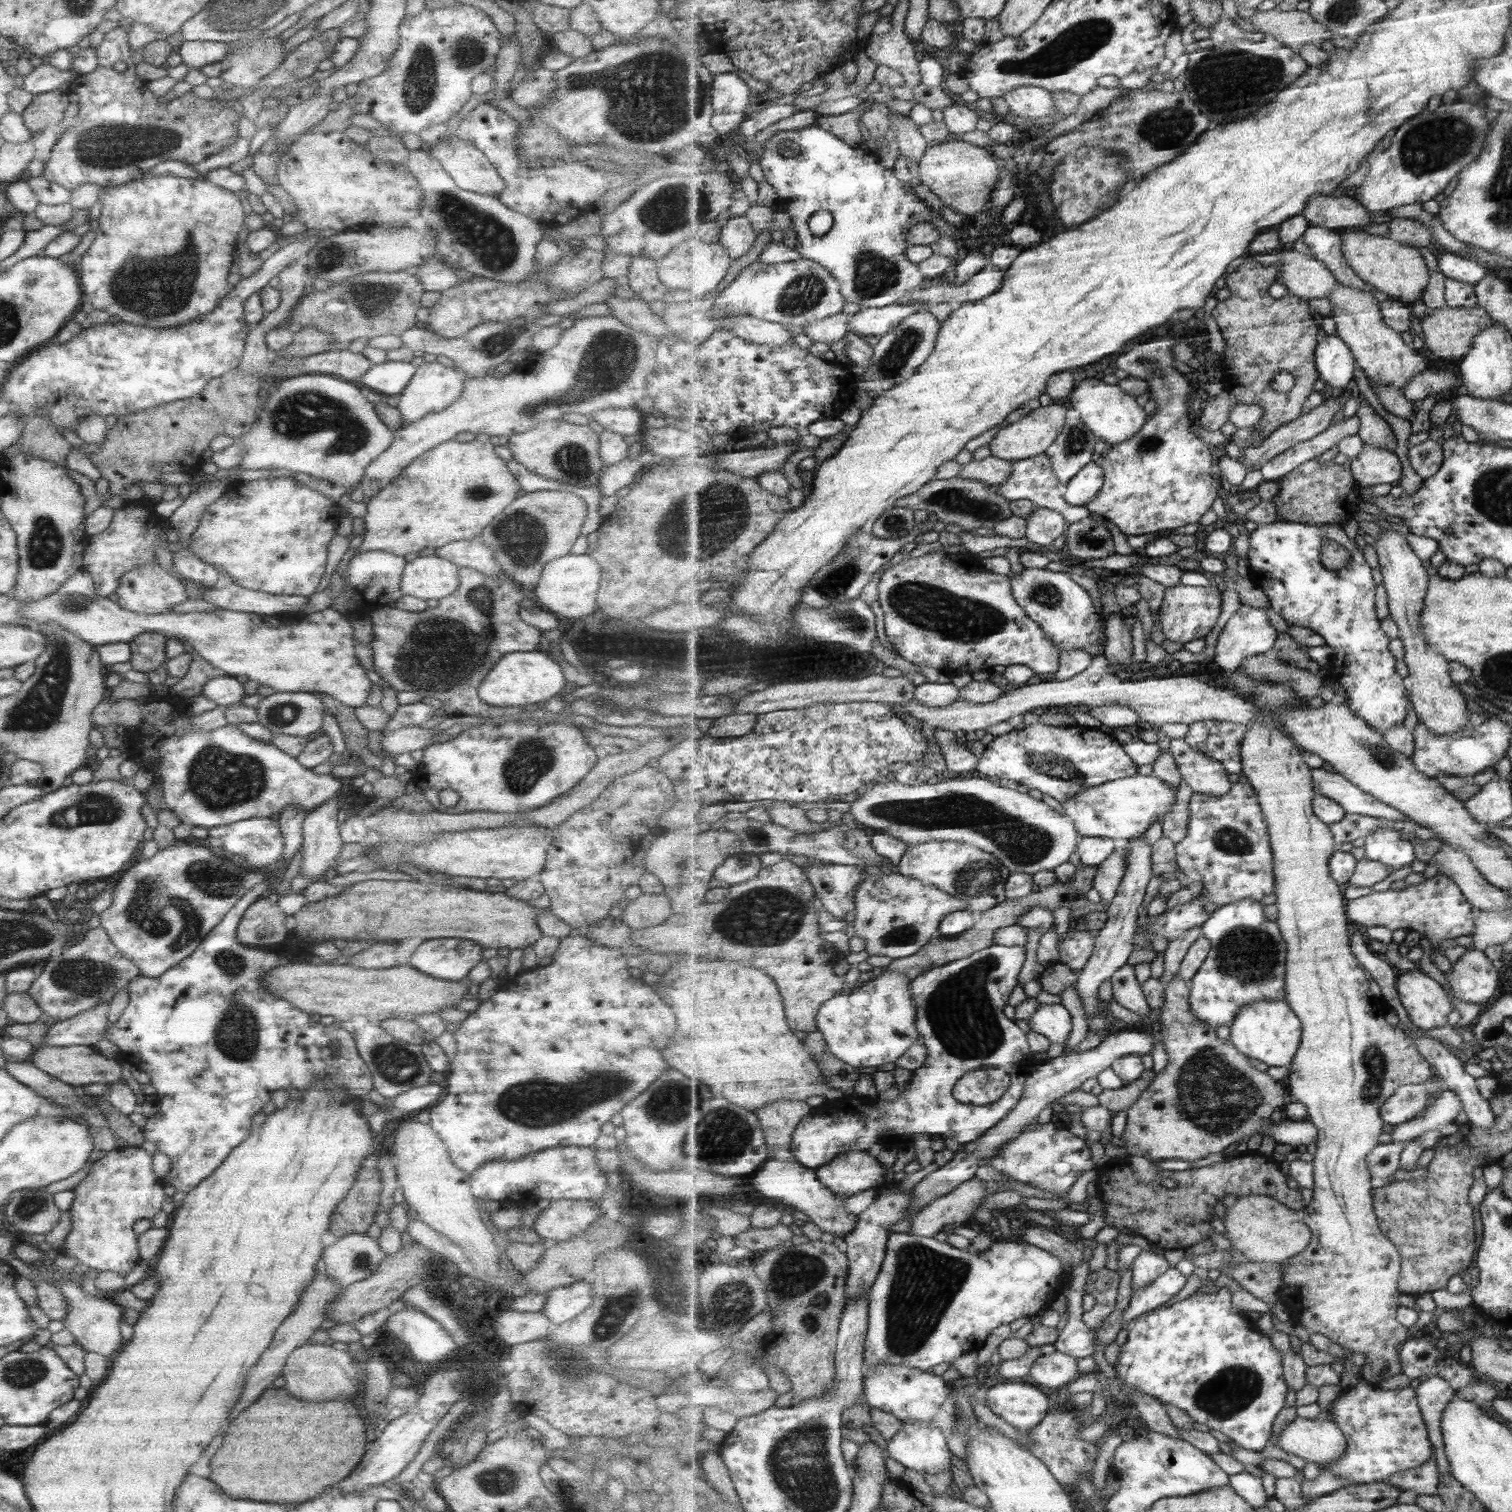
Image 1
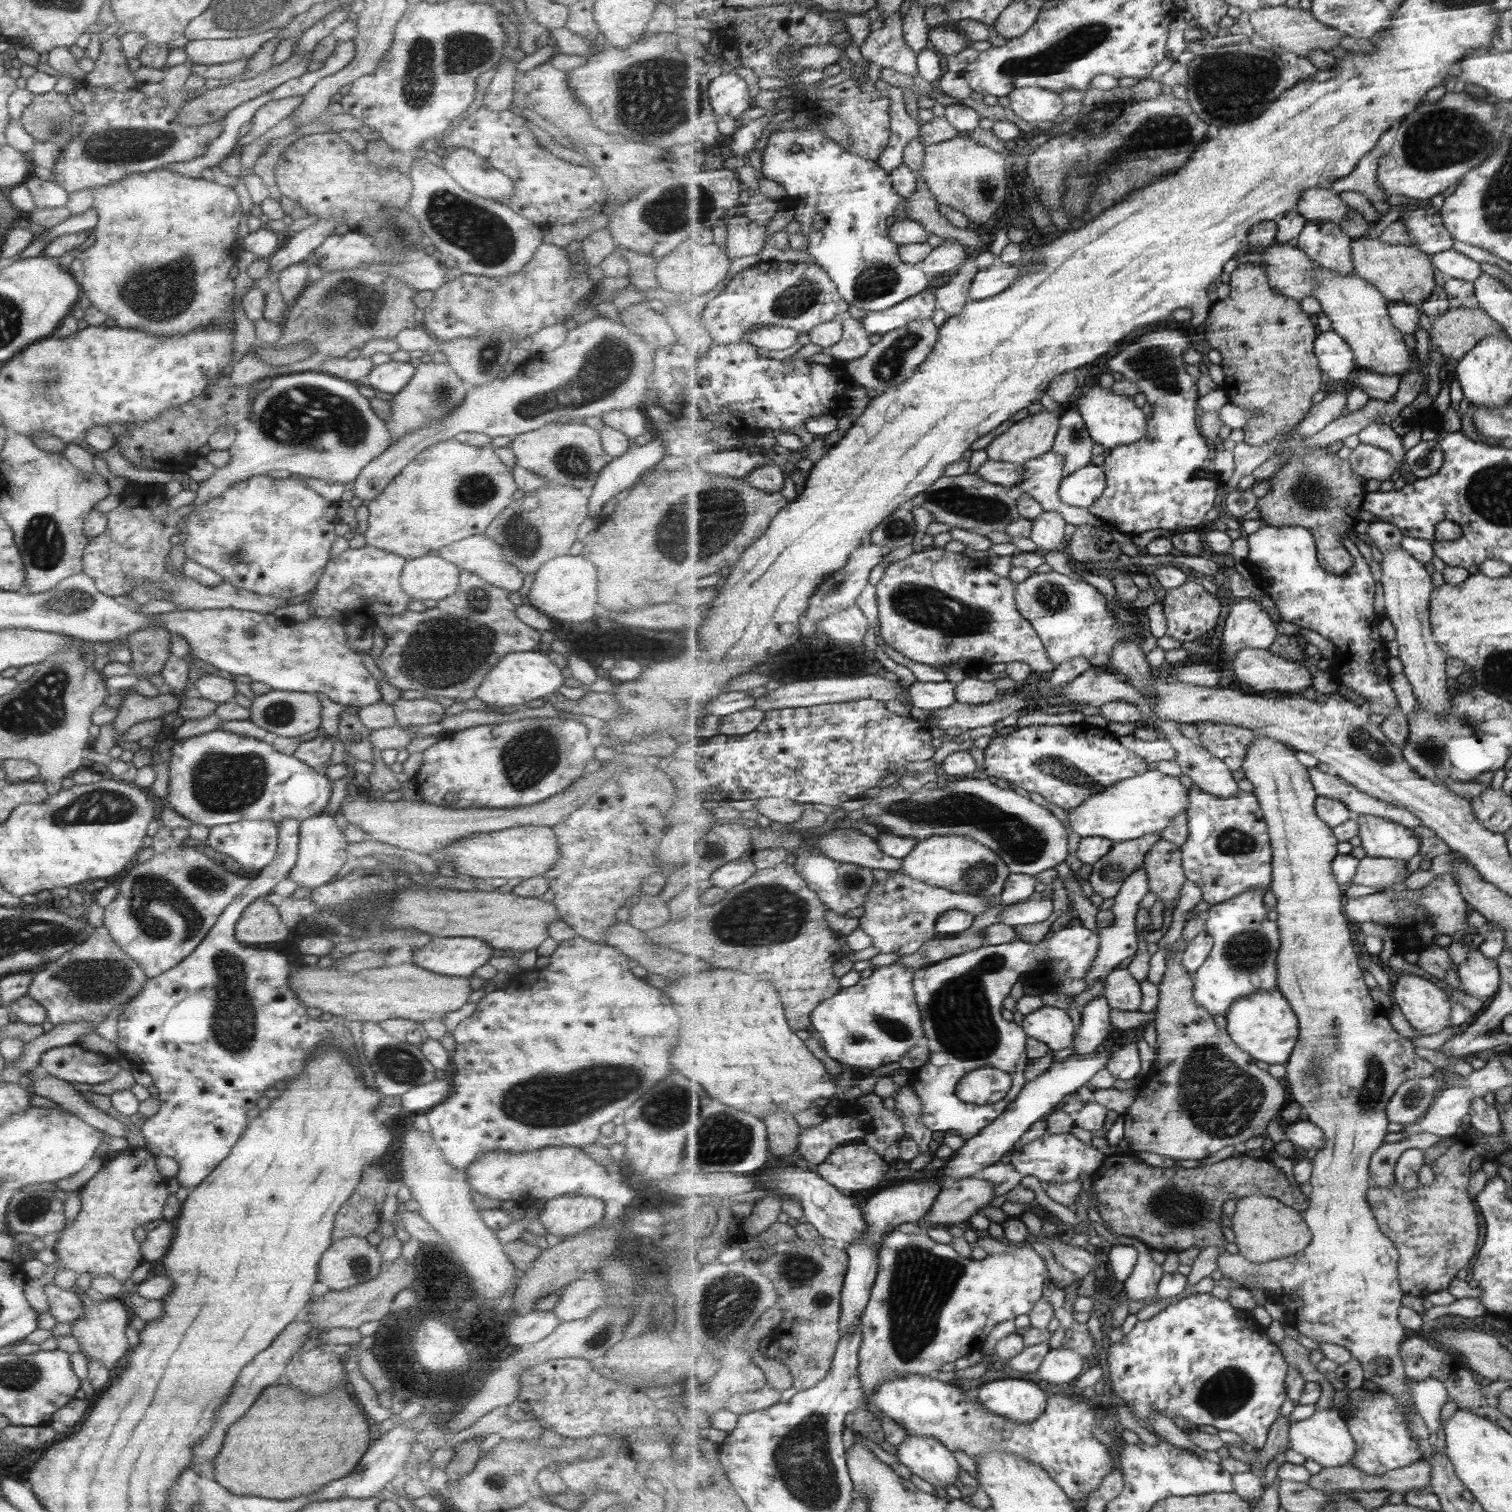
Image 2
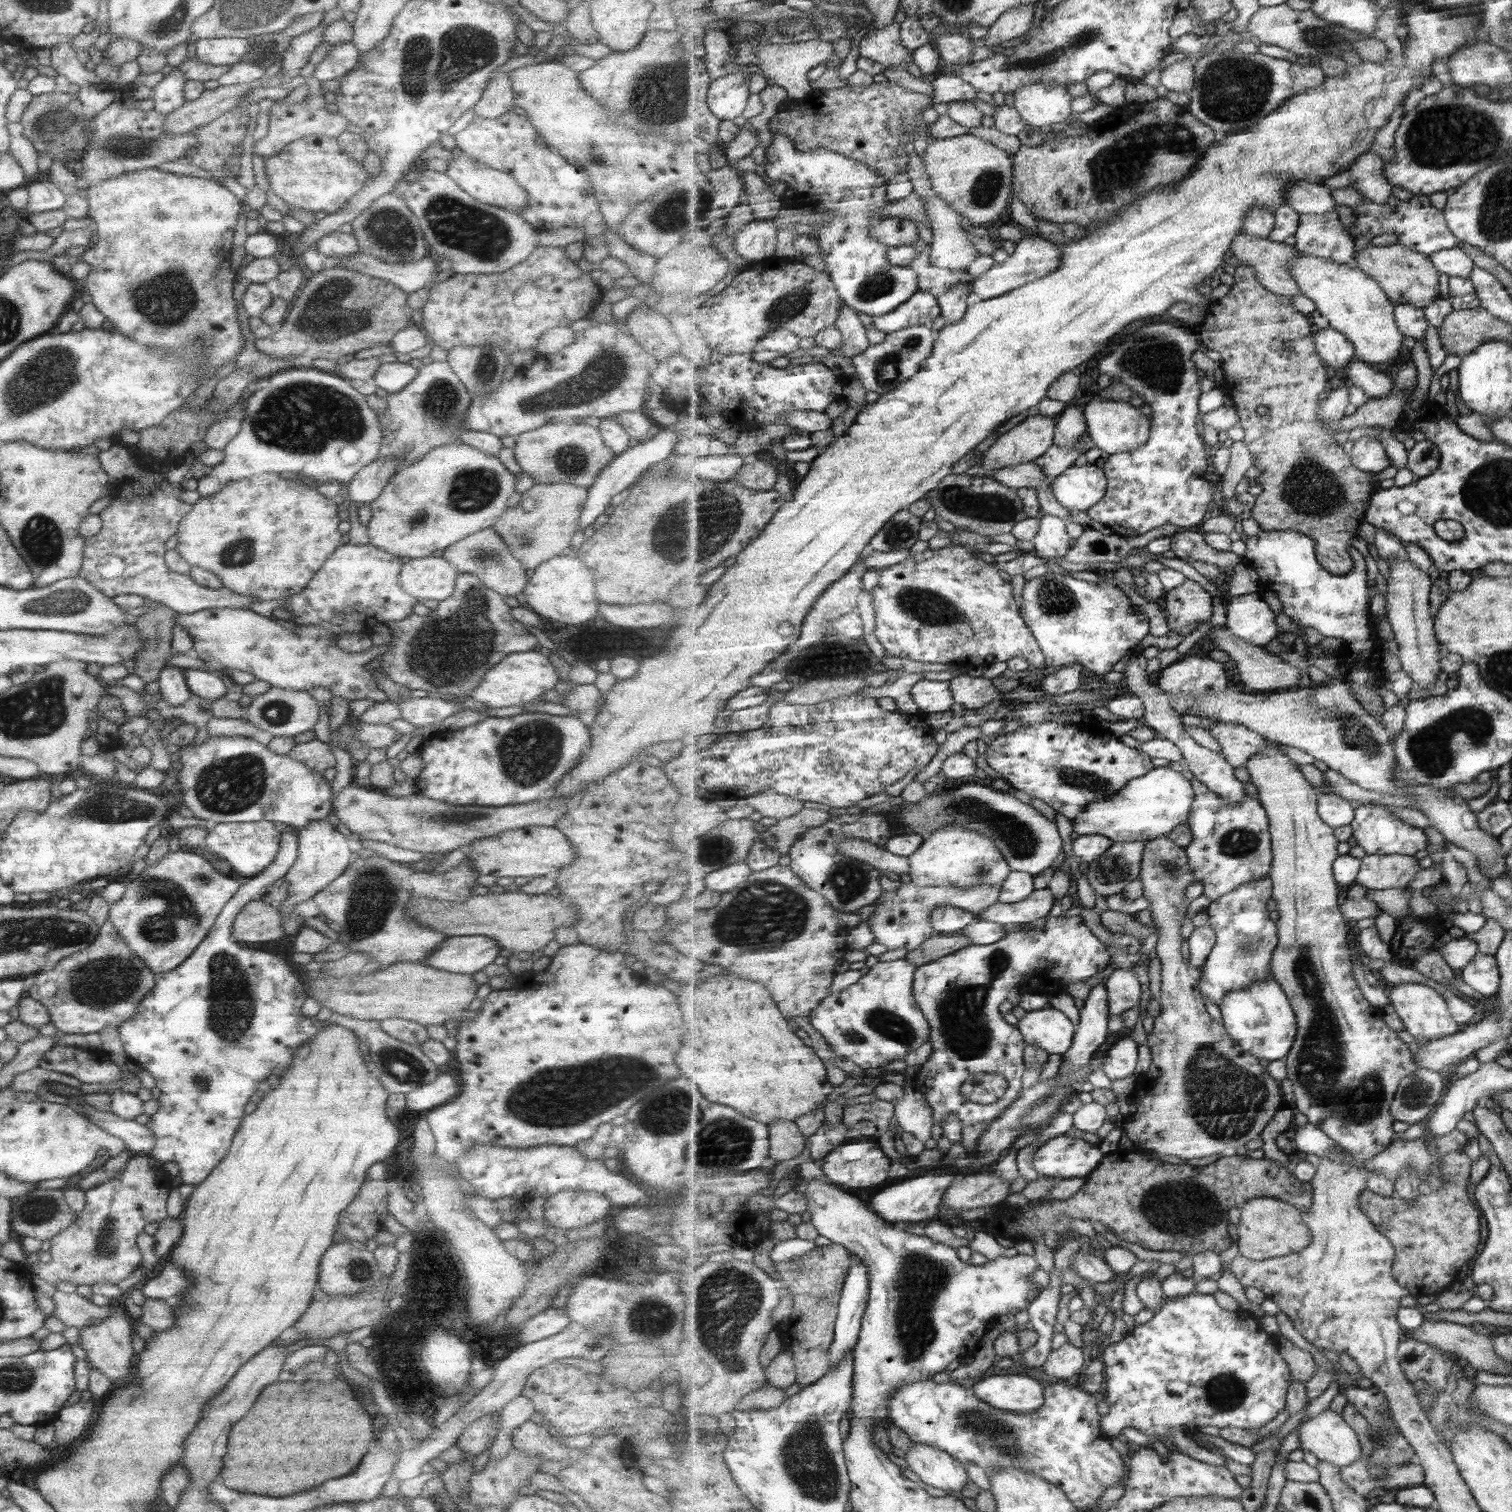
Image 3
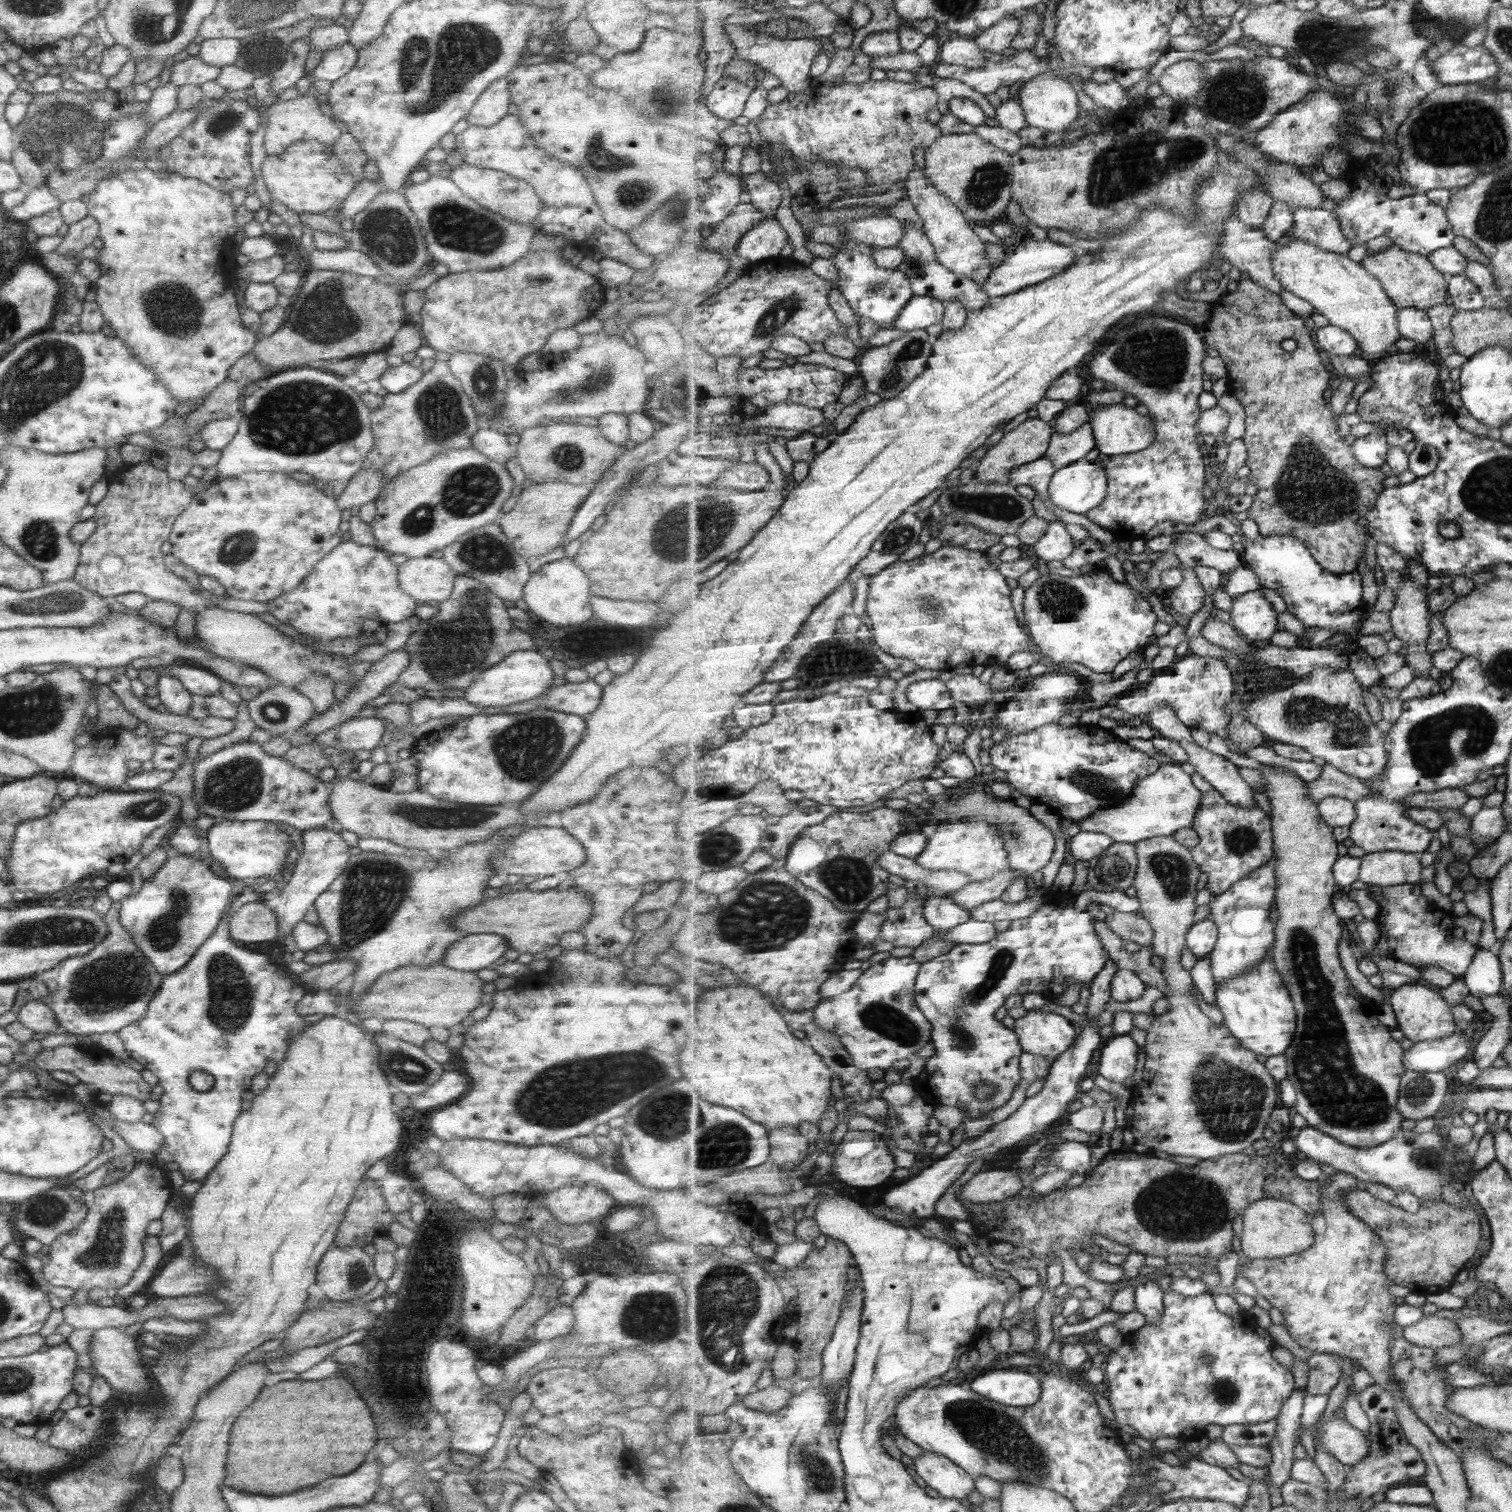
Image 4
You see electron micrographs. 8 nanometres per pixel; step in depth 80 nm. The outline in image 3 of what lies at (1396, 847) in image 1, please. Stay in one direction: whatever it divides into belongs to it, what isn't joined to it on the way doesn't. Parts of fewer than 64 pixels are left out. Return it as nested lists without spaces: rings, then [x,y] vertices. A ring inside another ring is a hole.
[[[1386,800],[1379,805],[1361,805],[1356,808],[1354,821],[1350,824],[1355,831],[1354,837],[1366,855],[1375,854],[1403,854],[1403,856],[1415,856],[1417,852],[1427,849],[1429,838],[1425,836],[1423,828],[1413,828],[1412,824],[1404,821],[1400,816],[1390,811]]]

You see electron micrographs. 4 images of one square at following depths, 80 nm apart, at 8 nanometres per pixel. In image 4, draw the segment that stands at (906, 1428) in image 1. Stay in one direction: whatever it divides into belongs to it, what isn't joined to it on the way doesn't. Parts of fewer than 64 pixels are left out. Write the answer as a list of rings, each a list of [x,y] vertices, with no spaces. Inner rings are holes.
[[[925,1451],[914,1460],[914,1470],[924,1482],[945,1498],[965,1501],[976,1489],[976,1480],[953,1460]]]

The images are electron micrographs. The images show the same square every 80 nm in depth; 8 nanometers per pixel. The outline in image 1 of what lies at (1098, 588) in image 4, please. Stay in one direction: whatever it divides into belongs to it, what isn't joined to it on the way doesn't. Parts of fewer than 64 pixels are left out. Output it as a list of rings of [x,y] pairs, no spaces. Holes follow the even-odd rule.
[[[1024,568],[1019,575],[1010,573],[1012,593],[1025,612],[1045,631],[1058,652],[1084,648],[1092,656],[1106,649],[1105,632],[1107,614],[1098,609],[1094,596],[1066,572],[1053,572],[1043,568]]]

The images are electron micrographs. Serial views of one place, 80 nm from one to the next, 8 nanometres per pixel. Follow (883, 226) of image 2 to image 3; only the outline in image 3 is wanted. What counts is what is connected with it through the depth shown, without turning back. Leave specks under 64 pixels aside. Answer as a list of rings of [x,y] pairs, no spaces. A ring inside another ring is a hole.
[[[786,134],[773,135],[765,156],[770,182],[784,182],[797,194],[807,195],[816,206],[833,214],[834,219],[819,225],[819,234],[813,238],[843,302],[871,317],[885,316],[920,291],[917,273],[910,266],[893,266],[887,256],[889,246],[881,244],[870,234],[870,228],[877,222],[871,217],[871,212],[888,203],[885,177],[865,163],[831,152],[828,148],[800,152]]]

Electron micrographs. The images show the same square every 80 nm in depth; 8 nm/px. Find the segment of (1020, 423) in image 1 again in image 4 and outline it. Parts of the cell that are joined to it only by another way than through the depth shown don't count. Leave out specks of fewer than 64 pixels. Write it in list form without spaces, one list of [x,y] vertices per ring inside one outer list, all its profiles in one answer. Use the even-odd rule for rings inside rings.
[[[1038,417],[1029,418],[1025,424],[1021,424],[1012,432],[1004,434],[1003,438],[996,445],[988,448],[985,456],[975,469],[975,477],[982,480],[985,484],[988,482],[1007,482],[1014,468],[1046,456],[1055,433],[1056,430],[1053,423],[1043,422]]]

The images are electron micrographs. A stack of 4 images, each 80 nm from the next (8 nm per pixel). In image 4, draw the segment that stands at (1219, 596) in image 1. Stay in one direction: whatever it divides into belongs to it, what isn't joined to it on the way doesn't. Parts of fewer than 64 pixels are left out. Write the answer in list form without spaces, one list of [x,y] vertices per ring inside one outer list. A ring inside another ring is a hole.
[[[1186,567],[1183,582],[1174,589],[1166,592],[1168,604],[1166,607],[1185,626],[1185,622],[1195,616],[1204,607],[1207,592],[1201,584],[1196,570]]]

